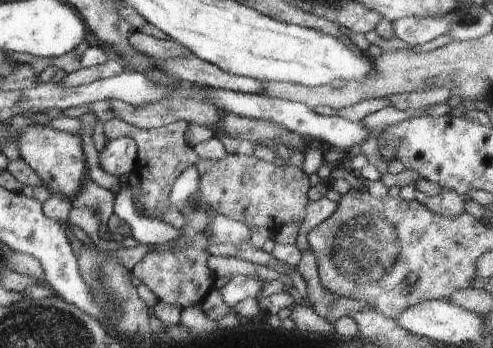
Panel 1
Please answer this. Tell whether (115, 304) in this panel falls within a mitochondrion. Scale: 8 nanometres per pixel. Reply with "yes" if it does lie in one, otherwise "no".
yes

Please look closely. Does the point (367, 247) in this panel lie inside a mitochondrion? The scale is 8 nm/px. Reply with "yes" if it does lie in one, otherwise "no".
yes

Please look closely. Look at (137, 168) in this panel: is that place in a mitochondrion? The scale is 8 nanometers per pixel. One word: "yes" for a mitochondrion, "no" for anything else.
no

